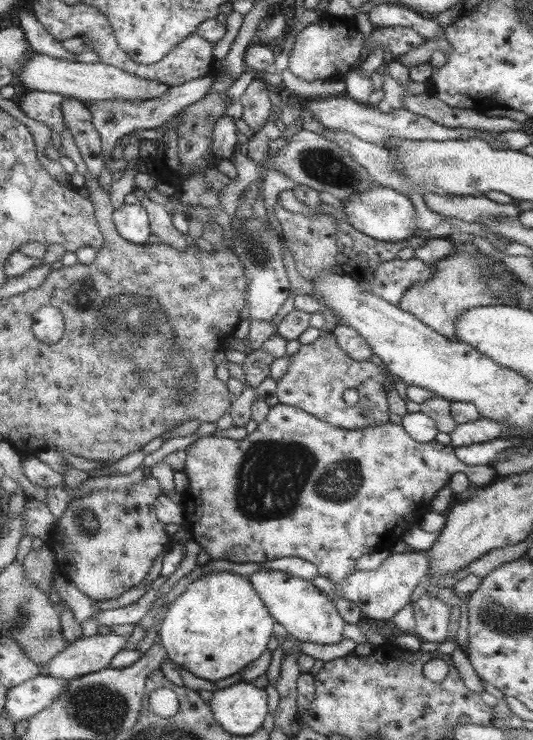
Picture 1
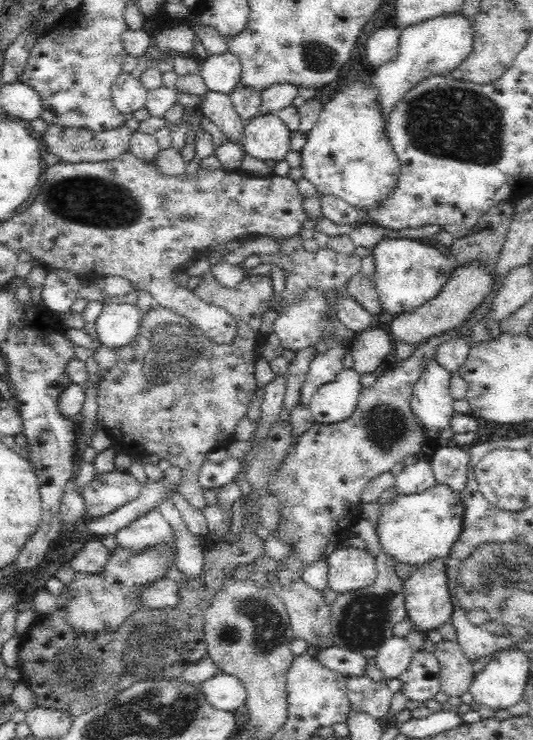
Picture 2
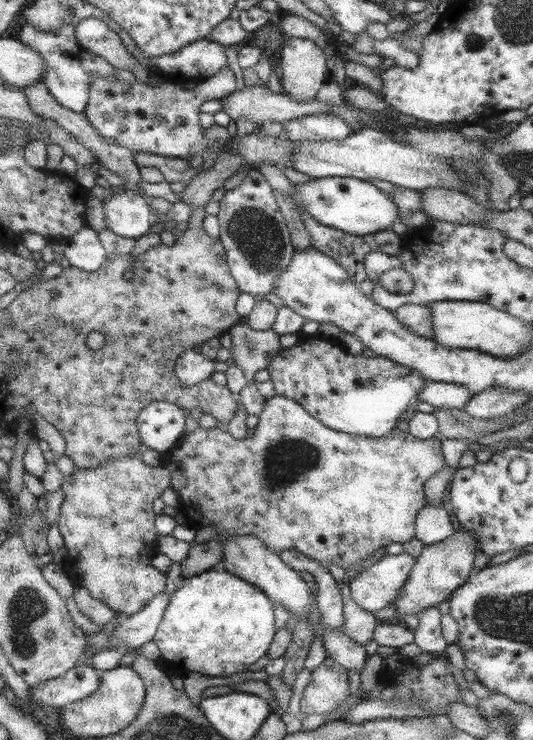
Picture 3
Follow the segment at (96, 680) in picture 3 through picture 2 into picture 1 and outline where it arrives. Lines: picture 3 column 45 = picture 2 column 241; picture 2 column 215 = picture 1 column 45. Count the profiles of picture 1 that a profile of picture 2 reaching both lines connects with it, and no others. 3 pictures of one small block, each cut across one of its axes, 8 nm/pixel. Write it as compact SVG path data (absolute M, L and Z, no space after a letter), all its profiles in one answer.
M33 676L32 679L7 689L2 712L6 712L13 723L33 717L49 707L52 701L65 691L65 683L67 681L53 676Z

